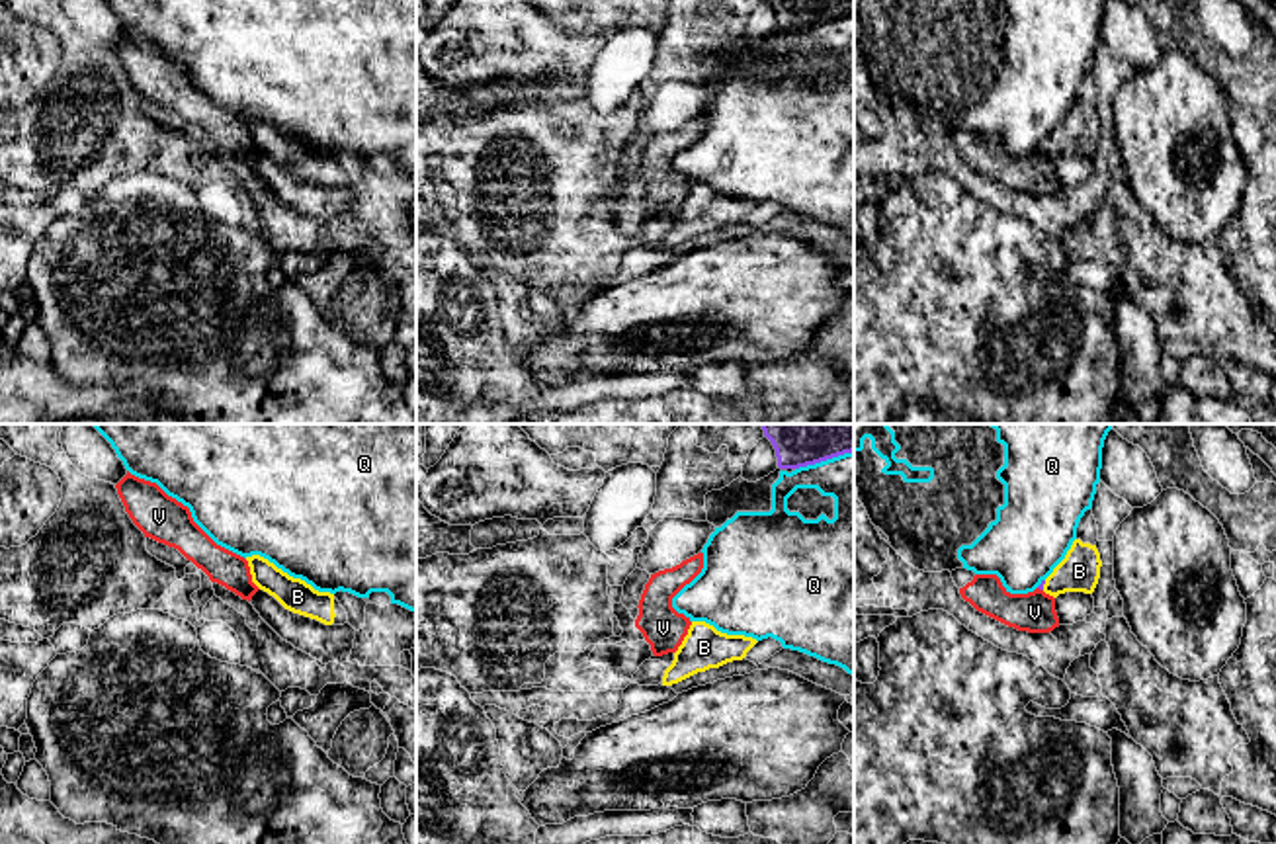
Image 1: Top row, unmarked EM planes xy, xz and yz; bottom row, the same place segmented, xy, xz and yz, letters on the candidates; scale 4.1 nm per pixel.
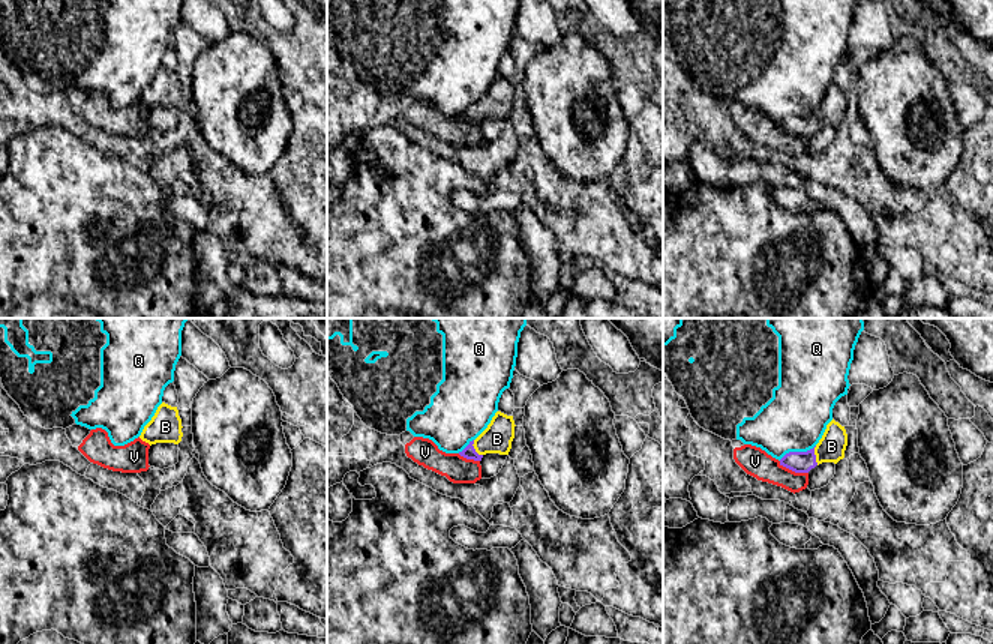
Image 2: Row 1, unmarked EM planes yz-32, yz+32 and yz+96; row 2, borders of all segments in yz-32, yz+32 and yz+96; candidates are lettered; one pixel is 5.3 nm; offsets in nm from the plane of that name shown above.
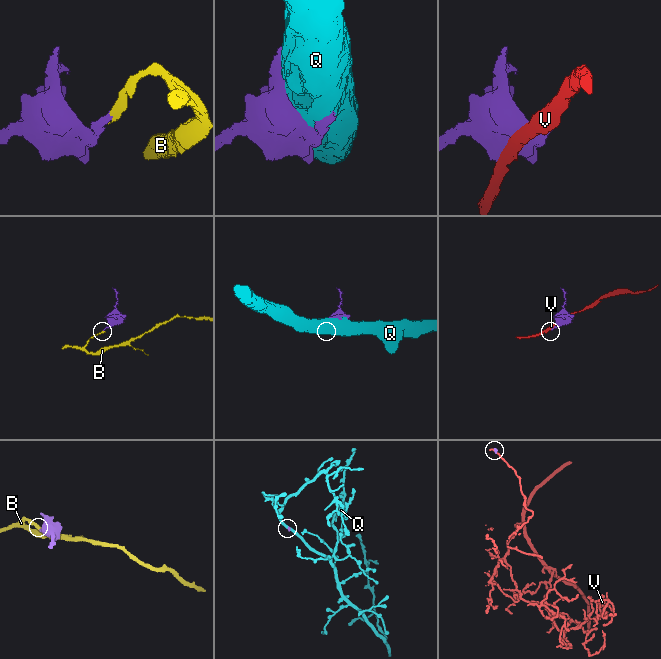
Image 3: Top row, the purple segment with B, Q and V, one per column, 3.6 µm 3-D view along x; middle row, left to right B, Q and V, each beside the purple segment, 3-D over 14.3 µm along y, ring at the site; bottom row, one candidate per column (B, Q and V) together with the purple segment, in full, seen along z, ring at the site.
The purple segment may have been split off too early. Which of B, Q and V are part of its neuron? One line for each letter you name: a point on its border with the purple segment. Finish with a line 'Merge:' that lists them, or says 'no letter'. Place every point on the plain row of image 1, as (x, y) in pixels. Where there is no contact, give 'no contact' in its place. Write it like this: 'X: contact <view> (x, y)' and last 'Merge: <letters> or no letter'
B: contact yz (1044, 145)
Merge: B

